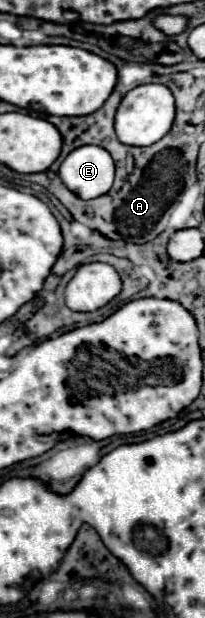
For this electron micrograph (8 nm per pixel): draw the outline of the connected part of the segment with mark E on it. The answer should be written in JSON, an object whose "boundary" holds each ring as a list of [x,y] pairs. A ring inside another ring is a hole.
{"boundary":[[[79,146],[61,164],[63,184],[83,200],[109,192],[115,176],[111,154],[101,146]]]}

